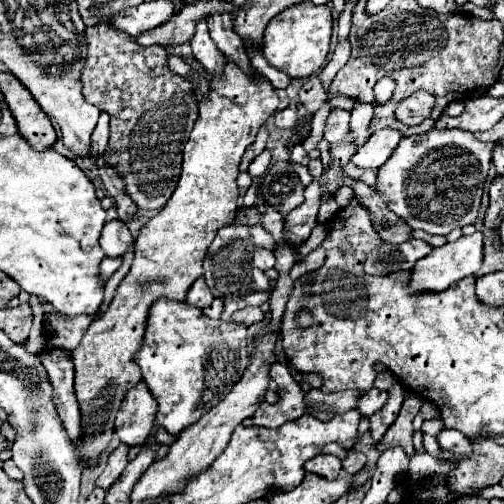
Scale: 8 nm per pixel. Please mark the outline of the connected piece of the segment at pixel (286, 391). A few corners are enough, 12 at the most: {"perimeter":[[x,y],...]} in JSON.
{"perimeter":[[269,364],[281,404],[261,404],[257,426],[277,428],[305,414],[301,388],[285,364]]}

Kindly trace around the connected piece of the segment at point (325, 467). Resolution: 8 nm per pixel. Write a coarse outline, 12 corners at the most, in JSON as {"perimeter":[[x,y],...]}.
{"perimeter":[[331,454],[311,458],[305,470],[335,480],[341,460]]}

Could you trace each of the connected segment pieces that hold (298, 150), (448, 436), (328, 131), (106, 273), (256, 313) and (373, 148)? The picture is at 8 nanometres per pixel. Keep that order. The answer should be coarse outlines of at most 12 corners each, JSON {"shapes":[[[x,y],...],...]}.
{"shapes":[[[302,145],[292,148],[291,163],[307,166],[310,157]],[[441,430],[443,450],[469,456],[473,444],[457,430]],[[333,108],[325,140],[341,142],[349,134],[349,112]],[[103,258],[99,278],[109,280],[121,260]],[[245,308],[231,316],[237,324],[257,324],[265,318],[261,308]],[[377,130],[353,154],[359,168],[379,168],[393,154],[403,134]]]}

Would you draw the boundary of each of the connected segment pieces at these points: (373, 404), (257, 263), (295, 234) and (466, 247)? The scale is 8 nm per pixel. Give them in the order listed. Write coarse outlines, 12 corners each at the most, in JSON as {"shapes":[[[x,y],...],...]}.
{"shapes":[[[371,388],[359,396],[357,412],[371,416],[385,406],[387,390]],[[255,248],[251,264],[259,270],[275,266],[275,256],[267,248]],[[319,182],[305,186],[305,200],[285,218],[285,242],[309,238],[317,226]],[[483,234],[433,248],[413,292],[445,290],[483,264]]]}

